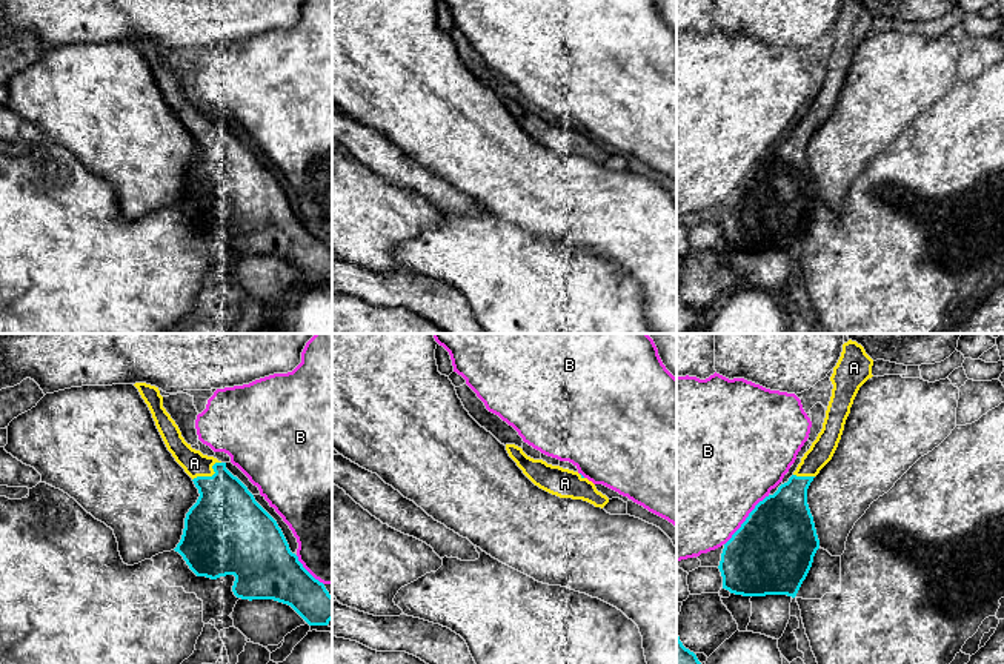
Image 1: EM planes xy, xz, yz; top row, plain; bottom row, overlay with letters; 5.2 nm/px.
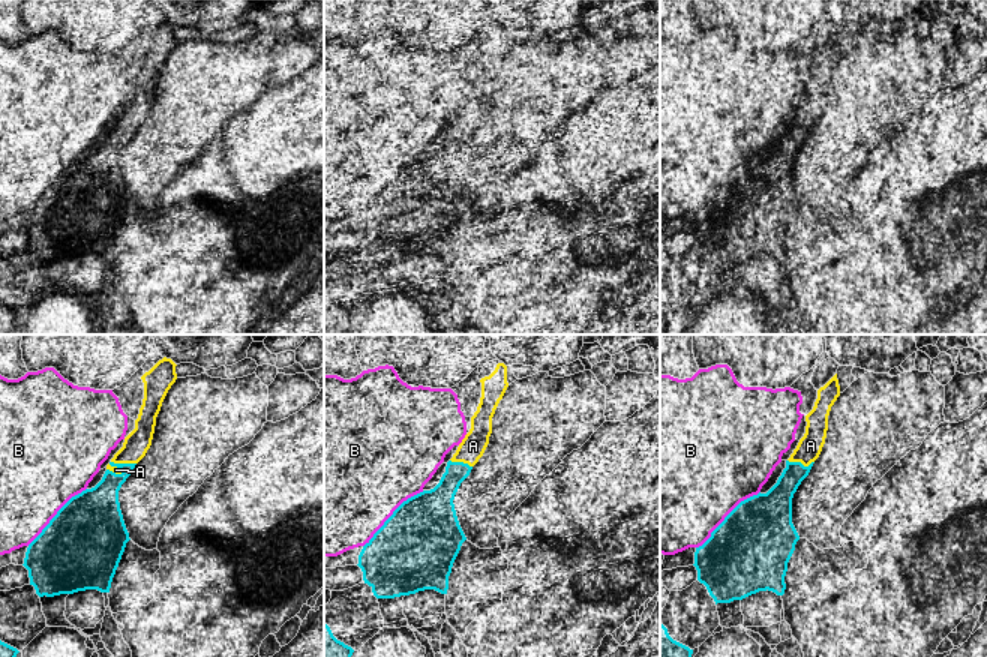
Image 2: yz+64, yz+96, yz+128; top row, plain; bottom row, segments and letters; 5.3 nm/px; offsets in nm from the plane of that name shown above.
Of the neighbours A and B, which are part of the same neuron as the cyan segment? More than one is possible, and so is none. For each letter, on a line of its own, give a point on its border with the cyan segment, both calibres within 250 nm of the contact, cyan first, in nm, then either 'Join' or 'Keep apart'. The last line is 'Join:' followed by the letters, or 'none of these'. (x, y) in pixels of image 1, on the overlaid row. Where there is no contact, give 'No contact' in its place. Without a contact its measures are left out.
A: Touches cyan at xy (209, 477). Thickness 380 nm (cyan) against 130 nm. Join
B: Touches cyan at yz (746, 518). Thickness 440 nm (cyan) against 500 nm. Keep apart
Join: A

